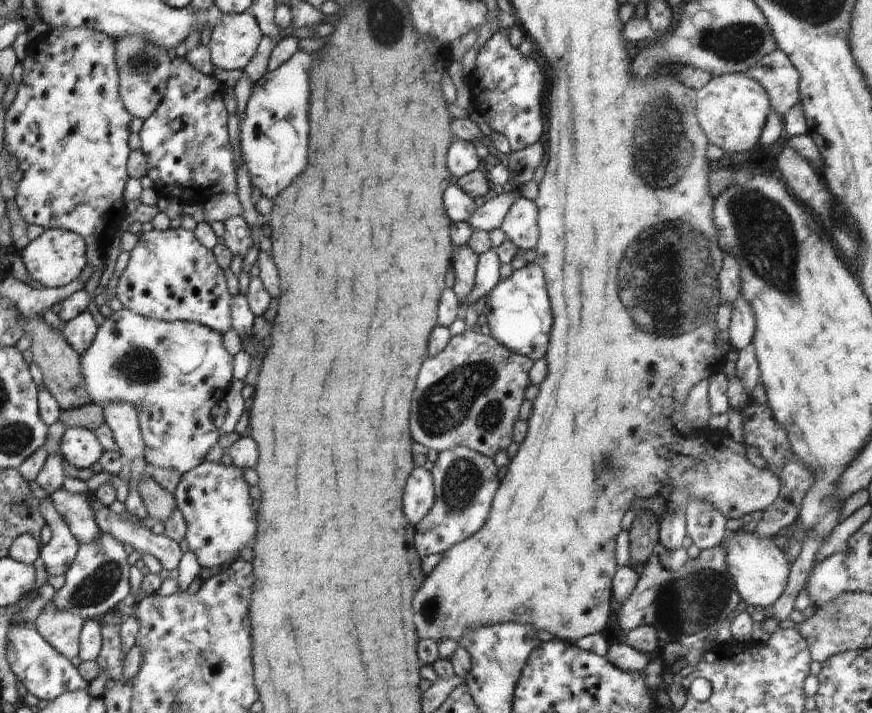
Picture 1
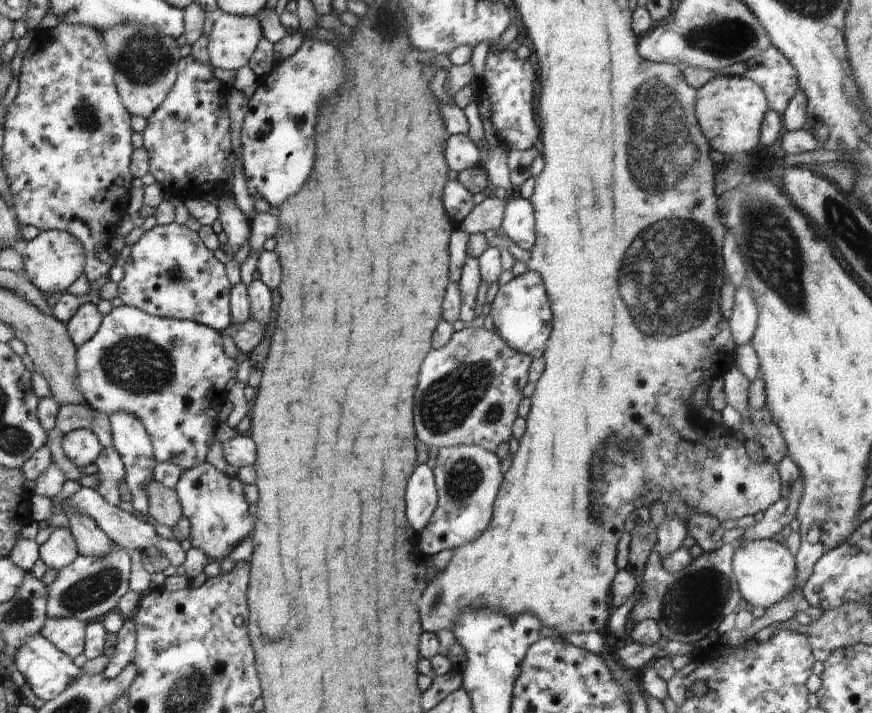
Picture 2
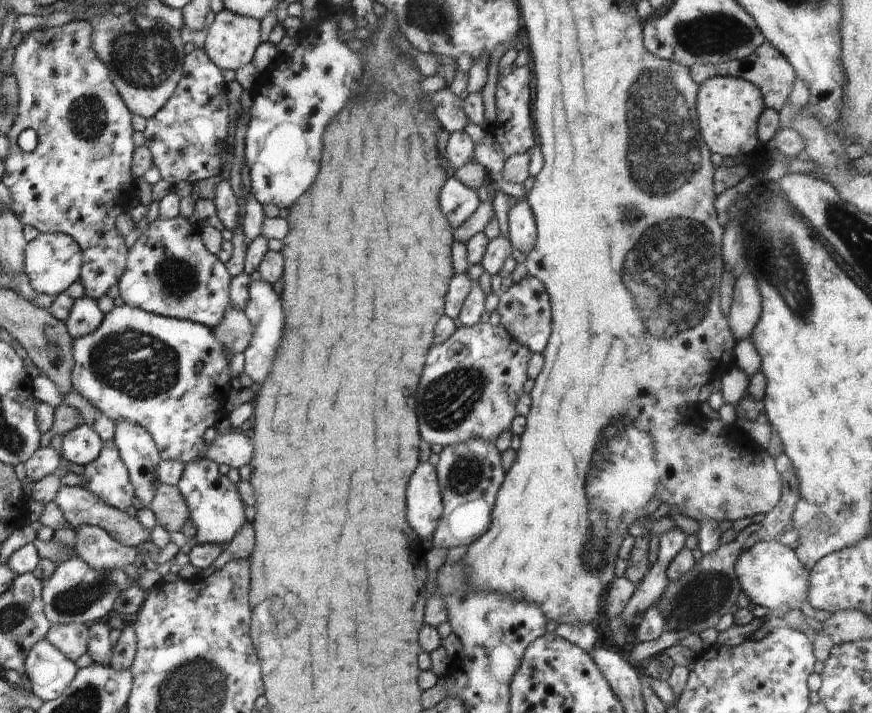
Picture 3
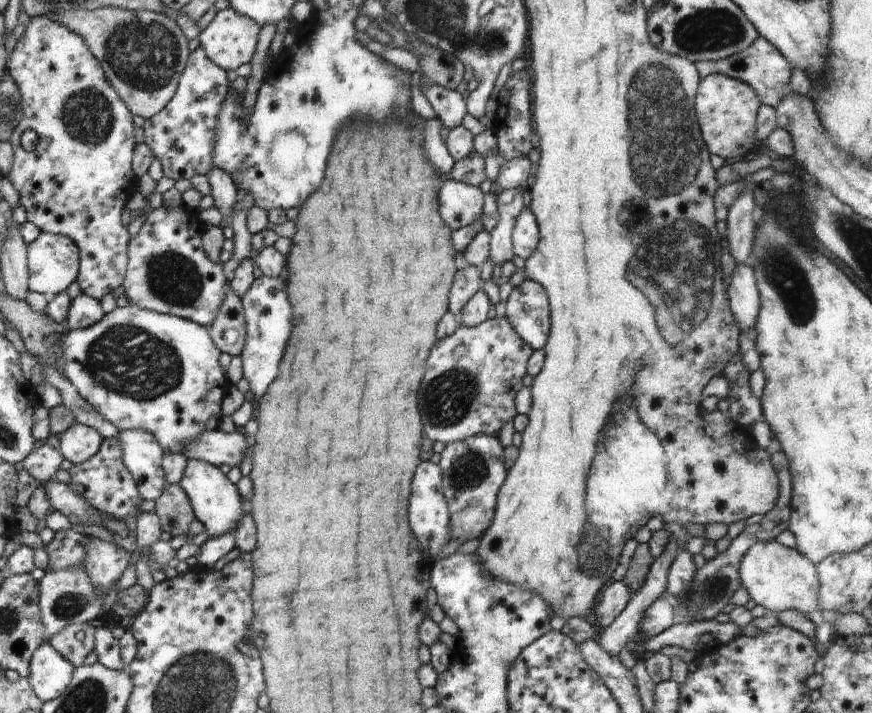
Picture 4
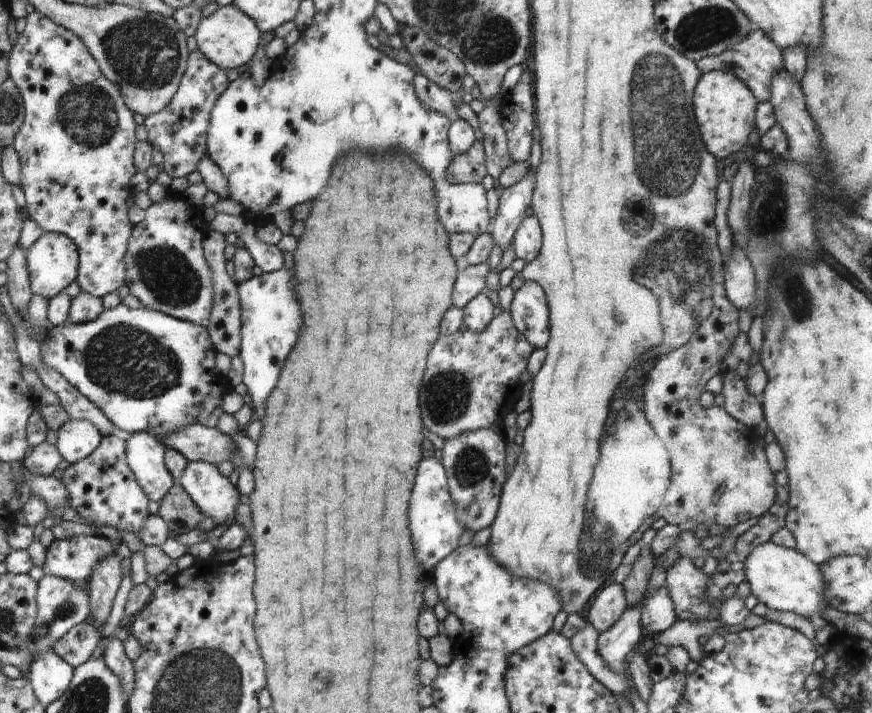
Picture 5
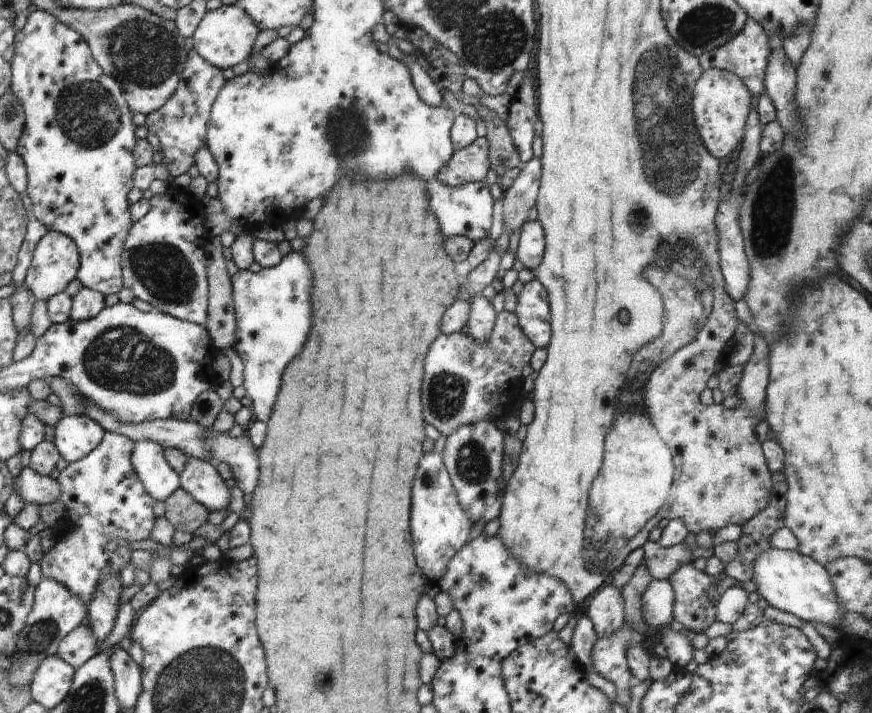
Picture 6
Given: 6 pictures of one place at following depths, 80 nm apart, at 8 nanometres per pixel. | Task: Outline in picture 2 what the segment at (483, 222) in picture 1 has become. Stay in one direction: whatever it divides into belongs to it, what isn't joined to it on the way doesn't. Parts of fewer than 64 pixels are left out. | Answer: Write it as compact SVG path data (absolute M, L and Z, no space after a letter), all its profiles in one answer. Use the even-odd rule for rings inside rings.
M486 198L481 204L474 206L460 226L470 235L485 234L486 230L499 230L506 204L507 201L498 198Z

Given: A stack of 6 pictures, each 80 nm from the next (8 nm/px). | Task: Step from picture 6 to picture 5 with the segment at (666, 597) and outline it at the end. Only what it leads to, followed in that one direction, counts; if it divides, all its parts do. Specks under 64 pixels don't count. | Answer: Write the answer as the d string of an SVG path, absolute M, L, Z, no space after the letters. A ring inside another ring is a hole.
M666 584L644 598L640 614L641 626L652 634L661 634L676 624L677 616Z

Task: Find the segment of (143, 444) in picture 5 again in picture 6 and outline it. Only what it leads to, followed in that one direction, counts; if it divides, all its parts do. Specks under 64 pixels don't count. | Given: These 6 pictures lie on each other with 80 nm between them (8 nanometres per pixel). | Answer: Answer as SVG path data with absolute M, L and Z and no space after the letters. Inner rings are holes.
M138 440L133 450L133 466L142 485L156 501L166 501L180 487L179 475L166 462L164 449L150 440Z

